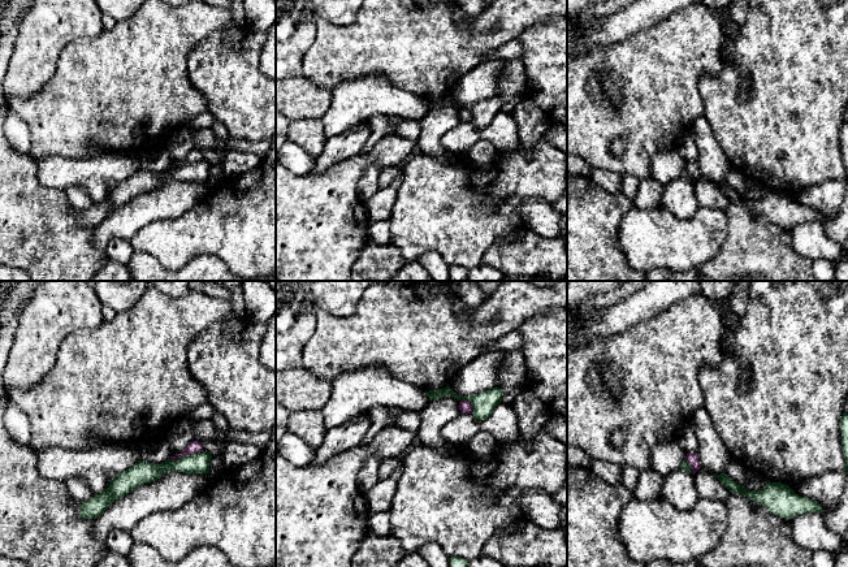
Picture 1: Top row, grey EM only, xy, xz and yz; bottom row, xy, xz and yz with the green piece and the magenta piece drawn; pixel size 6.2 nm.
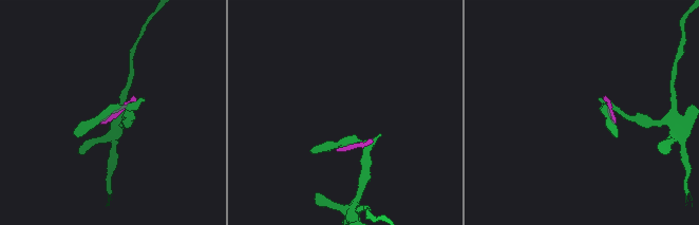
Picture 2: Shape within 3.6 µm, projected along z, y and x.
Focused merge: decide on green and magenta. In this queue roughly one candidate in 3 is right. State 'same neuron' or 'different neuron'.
different neuron

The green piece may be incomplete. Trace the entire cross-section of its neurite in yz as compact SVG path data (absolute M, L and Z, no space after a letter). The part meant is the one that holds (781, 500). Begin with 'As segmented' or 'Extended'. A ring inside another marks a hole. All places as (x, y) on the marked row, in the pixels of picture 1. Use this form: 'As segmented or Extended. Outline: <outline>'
As segmented. Outline: M715 475L718 480L730 490L749 497L753 502L763 505L776 516L793 519L797 515L808 512L822 514L822 507L817 501L796 494L788 485L782 482L767 482L761 490L747 490L743 485L735 482L727 475Z

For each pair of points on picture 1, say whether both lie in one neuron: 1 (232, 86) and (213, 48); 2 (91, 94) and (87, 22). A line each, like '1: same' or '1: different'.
1: same
2: different

